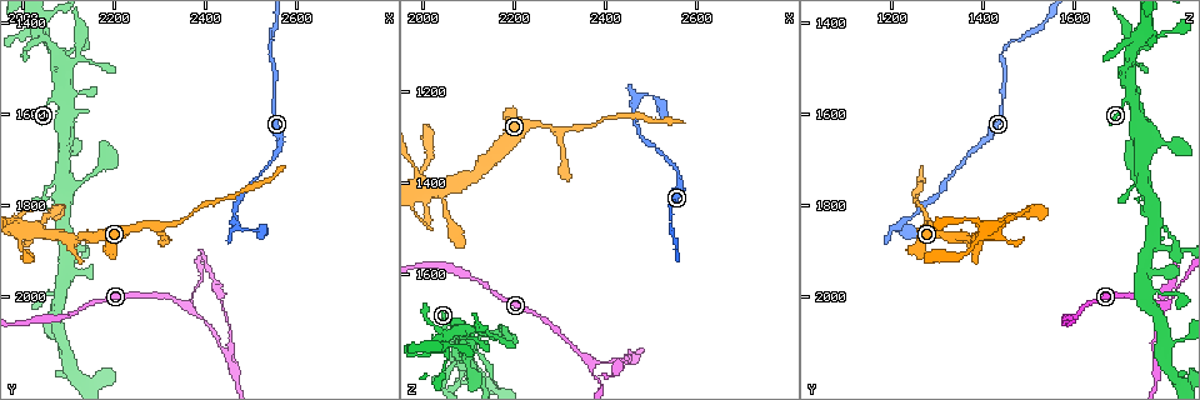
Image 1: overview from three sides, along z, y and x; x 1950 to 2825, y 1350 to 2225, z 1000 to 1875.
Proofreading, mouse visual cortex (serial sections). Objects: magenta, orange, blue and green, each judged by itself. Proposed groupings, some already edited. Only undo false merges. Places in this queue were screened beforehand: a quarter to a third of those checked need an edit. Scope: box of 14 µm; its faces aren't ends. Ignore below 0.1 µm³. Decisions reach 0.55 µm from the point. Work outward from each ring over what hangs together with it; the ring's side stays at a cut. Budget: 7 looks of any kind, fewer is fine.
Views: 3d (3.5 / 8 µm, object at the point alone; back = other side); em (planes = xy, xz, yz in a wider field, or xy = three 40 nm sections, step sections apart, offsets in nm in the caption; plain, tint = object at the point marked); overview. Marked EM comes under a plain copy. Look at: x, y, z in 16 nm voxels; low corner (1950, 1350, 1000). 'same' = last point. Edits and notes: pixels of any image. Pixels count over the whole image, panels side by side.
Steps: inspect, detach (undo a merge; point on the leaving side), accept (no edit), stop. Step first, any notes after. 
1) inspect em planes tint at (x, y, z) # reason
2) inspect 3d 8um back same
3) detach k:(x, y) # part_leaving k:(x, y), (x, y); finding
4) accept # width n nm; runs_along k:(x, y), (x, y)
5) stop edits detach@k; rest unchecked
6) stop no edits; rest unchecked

inspect 3d 3.5um at (2360, 2025, 1790) # arms part here

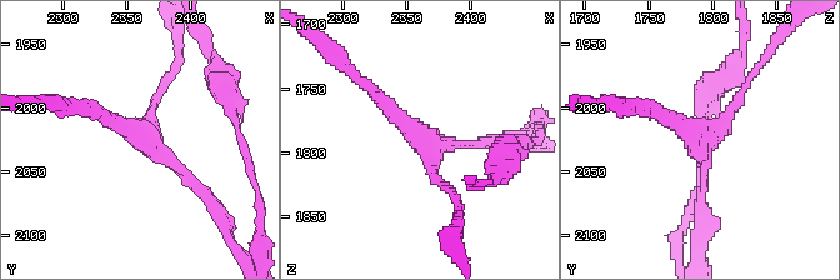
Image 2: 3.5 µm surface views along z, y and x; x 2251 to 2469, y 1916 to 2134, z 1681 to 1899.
inspect em xy step 2 tint at (2364, 2024, 1786) # arms 3; arm_widths 150, 150, 200 nm

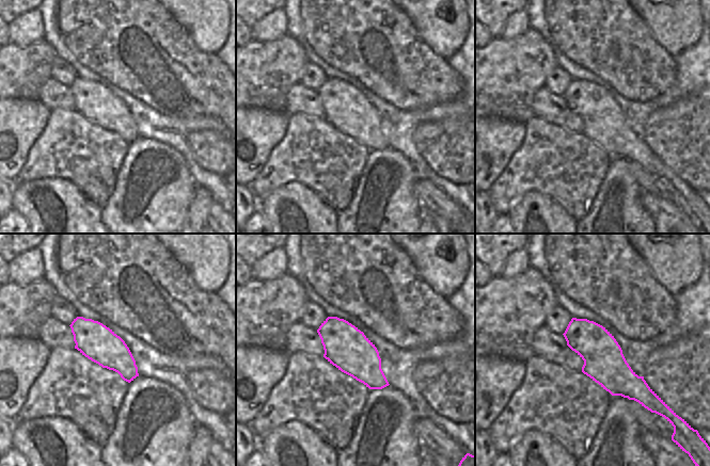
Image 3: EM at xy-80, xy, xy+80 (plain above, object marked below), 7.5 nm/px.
accept # runs_along 3:(573, 321), (643, 394), (651, 394); continuous, no second cell

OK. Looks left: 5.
inspect 3d 3.5um at (2470, 1850, 1220) # abrupt turn

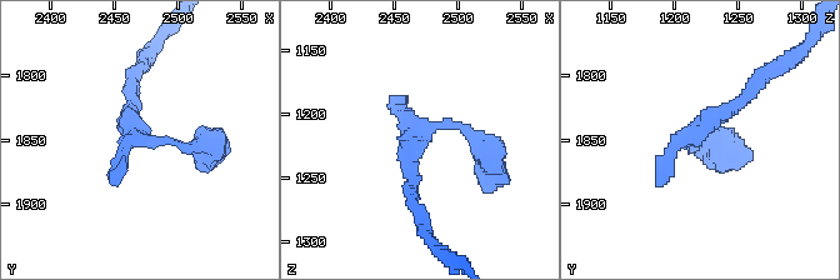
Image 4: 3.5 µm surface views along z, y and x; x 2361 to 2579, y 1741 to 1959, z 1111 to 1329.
inspect em xy step 5 tint at (2468, 1846, 1214) # need the tissue

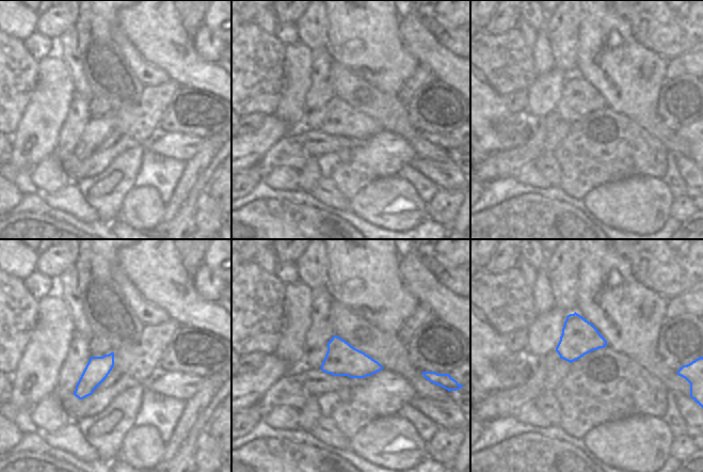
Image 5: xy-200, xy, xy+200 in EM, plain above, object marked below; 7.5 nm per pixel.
accept # runs_along 4:(133, 85), (136, 135), (205, 143); all the same cell

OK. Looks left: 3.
inspect 3d 8um at (2125, 1895, 1815) # calibre changes

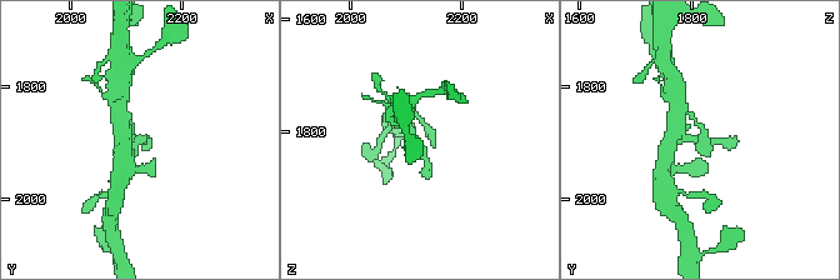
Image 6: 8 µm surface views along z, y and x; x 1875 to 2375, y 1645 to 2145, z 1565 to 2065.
inspect em xy step 2 tint at (2120, 1900, 1815)

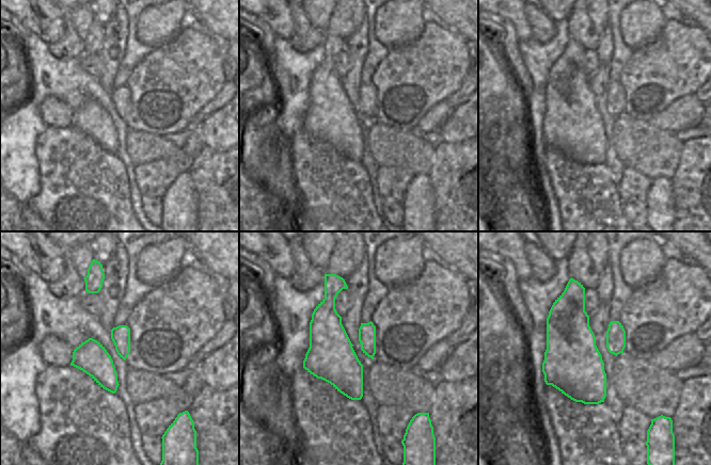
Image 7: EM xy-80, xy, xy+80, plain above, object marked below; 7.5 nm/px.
accept # runs_along 6:(676, 124), (709, 156); all the same cell

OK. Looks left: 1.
stop no edits; rest unchecked

